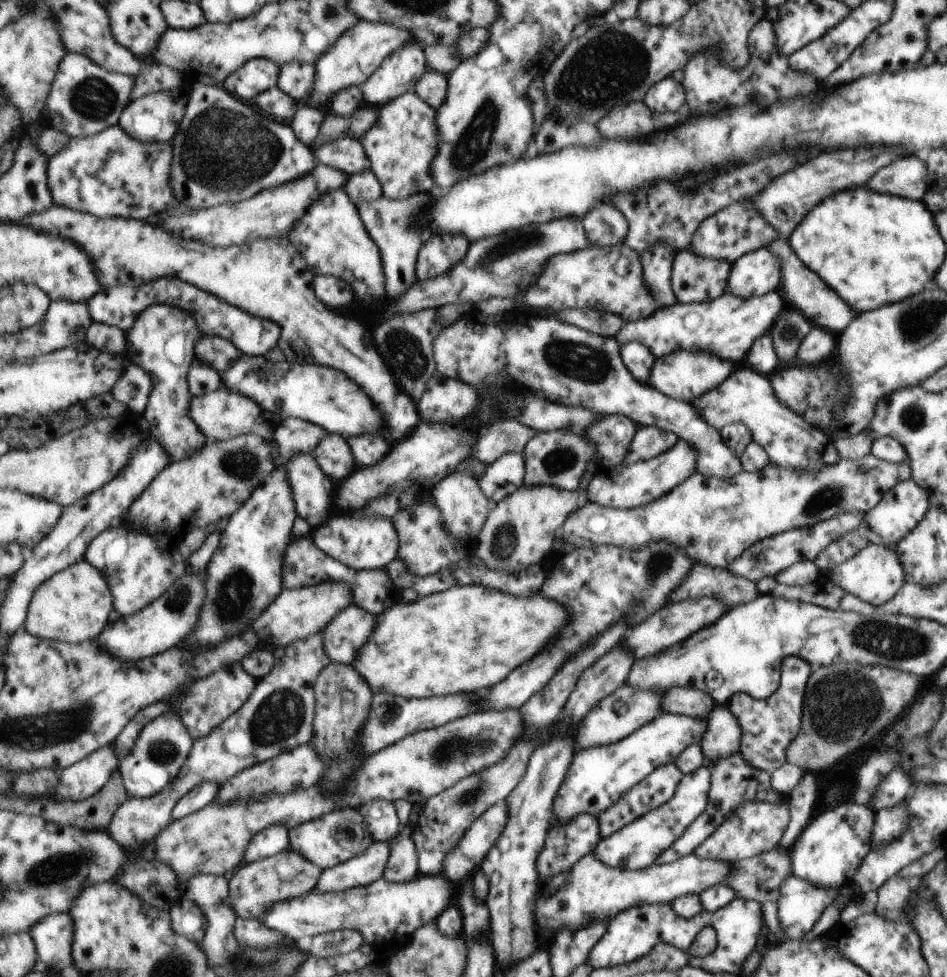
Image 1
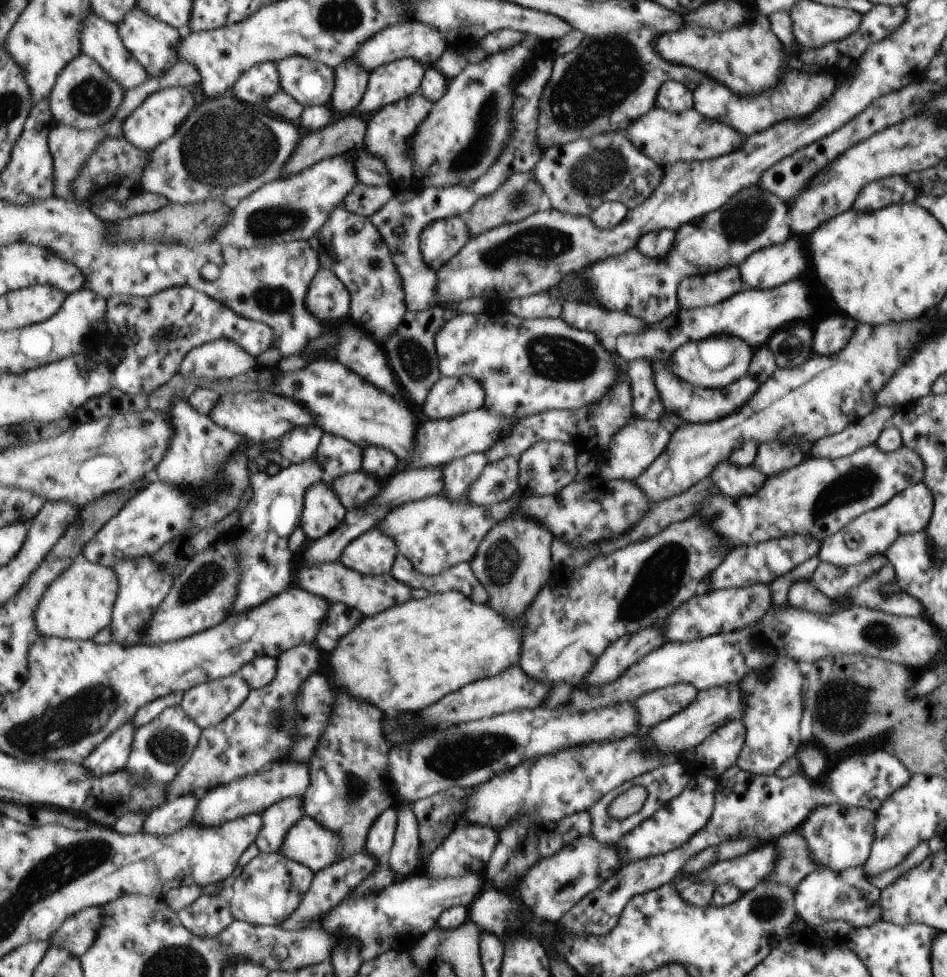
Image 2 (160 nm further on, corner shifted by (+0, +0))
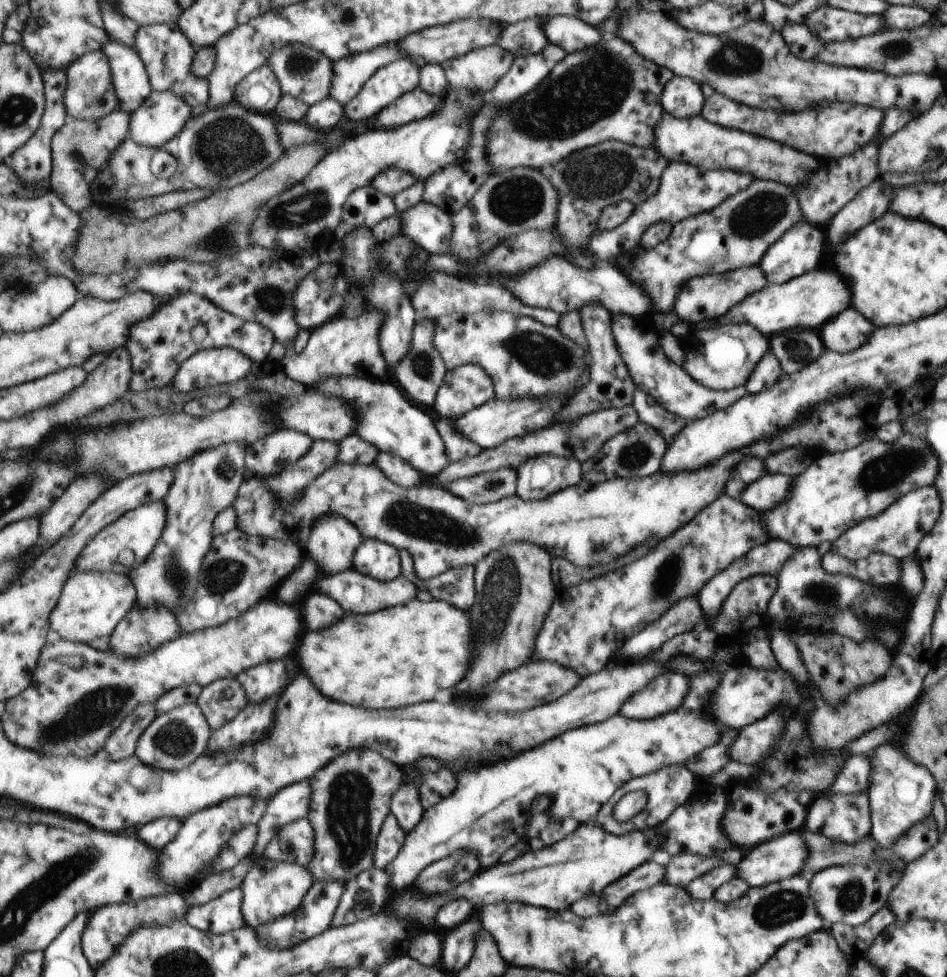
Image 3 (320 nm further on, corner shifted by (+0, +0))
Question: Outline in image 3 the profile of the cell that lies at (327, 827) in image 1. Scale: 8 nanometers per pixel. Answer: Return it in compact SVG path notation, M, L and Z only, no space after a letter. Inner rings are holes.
M305 818L285 826L270 846L267 846L263 857L279 862L298 863L308 868L316 853L314 826Z

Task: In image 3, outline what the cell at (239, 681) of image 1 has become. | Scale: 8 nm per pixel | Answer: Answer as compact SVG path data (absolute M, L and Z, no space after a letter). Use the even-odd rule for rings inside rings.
M217 680L205 686L197 698L197 704L212 730L223 729L241 710L246 709L248 697L239 680Z

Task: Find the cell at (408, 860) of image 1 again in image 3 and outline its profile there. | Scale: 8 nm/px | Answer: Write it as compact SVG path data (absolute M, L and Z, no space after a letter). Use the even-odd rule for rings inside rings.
M403 773L403 786L394 796L391 802L392 814L398 819L406 834L411 834L421 824L426 815L422 804L421 785L409 780L409 776Z

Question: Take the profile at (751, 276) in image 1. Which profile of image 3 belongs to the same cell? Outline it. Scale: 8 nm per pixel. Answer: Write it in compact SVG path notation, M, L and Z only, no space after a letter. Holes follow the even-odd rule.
M800 220L763 254L762 261L758 263L759 270L762 271L769 285L779 285L815 268L821 258L821 250L823 250L823 234L819 232L819 228Z

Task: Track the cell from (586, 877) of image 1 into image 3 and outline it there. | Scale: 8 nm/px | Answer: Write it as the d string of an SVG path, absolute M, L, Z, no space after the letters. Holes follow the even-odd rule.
M799 831L786 832L744 851L742 858L735 864L737 871L735 877L745 880L745 884L750 887L770 885L800 874L807 856L809 856L809 851L806 842L803 842L802 834L799 834Z

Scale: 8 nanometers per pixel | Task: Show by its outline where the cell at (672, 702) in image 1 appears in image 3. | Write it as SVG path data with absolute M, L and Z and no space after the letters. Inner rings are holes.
M667 672L643 686L619 709L618 714L634 720L651 720L677 710L686 700L687 677L679 672Z

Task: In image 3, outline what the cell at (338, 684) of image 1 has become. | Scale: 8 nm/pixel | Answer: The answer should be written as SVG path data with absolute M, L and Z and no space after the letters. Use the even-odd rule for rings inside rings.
M368 747L351 748L343 752L311 778L311 811L308 819L316 833L317 853L308 870L314 875L315 880L339 880L347 884L365 870L373 868L378 837L382 833L386 819L392 813L391 802L403 786L403 773L397 763L391 762L381 752Z

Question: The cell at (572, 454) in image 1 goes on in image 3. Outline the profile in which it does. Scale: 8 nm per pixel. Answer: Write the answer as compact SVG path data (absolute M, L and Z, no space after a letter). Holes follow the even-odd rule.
M539 454L517 466L515 495L526 500L543 499L580 481L581 464L573 458Z

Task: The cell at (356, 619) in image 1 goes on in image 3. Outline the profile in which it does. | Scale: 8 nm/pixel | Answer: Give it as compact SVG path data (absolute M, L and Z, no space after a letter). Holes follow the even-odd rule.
M313 594L305 604L305 620L311 630L323 630L345 616L341 604L327 594Z

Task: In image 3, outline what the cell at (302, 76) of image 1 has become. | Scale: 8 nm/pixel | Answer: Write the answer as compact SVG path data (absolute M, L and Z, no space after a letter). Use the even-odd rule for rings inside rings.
M303 44L285 46L283 50L274 54L268 65L278 76L283 93L305 102L310 107L318 105L331 95L331 86L334 85L334 64L325 54L321 54L315 48L303 46Z

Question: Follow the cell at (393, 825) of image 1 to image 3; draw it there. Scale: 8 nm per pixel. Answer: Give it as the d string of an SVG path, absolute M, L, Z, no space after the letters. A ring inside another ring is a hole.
M391 813L378 837L374 866L387 868L391 862L394 862L395 858L398 858L398 855L402 853L403 846L406 845L406 836L406 831Z

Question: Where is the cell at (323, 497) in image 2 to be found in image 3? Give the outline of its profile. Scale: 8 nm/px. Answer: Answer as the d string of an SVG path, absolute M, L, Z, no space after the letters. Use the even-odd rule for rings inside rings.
M325 514L315 522L307 550L317 558L324 573L337 574L353 569L355 552L363 545L364 537L349 518L339 514Z

